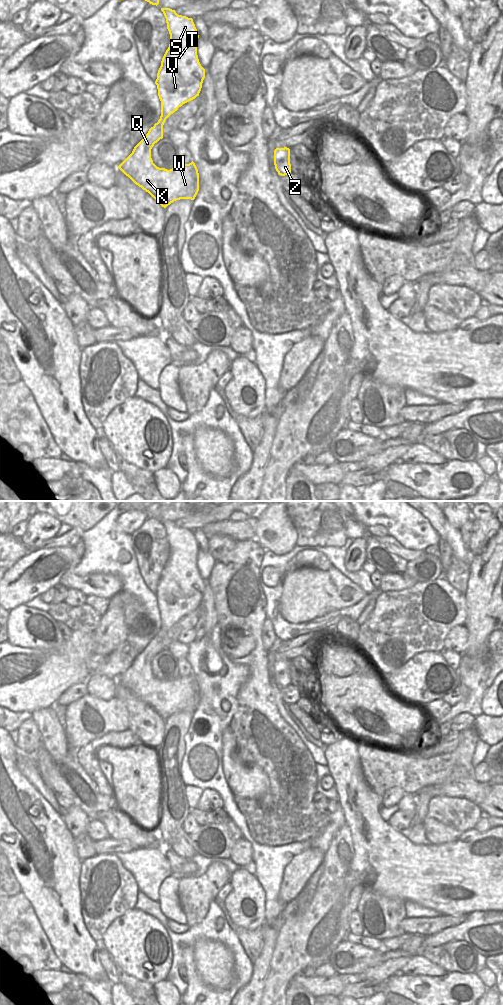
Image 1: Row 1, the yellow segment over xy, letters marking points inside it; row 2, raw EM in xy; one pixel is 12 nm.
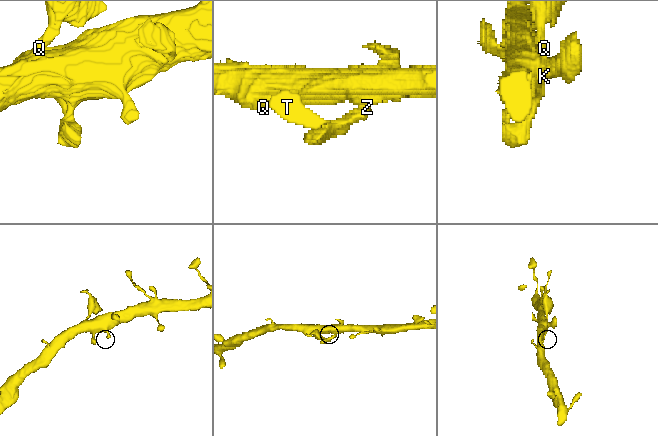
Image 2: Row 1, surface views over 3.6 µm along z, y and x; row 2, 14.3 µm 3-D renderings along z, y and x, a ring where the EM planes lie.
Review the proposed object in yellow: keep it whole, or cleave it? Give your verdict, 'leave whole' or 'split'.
leave whole

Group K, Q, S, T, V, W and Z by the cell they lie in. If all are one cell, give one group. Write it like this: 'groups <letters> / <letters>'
groups K Q S T V W Z

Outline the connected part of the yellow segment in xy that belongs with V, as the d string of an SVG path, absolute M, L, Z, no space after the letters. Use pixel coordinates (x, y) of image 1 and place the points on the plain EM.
M161 520L161 523L170 546L170 556L155 593L161 628L118 680L166 720L176 712L195 711L199 703L198 681L193 673L170 682L159 680L153 675L151 661L163 650L166 631L183 616L199 608L205 581L197 567L199 547L193 531L178 527L170 520Z

